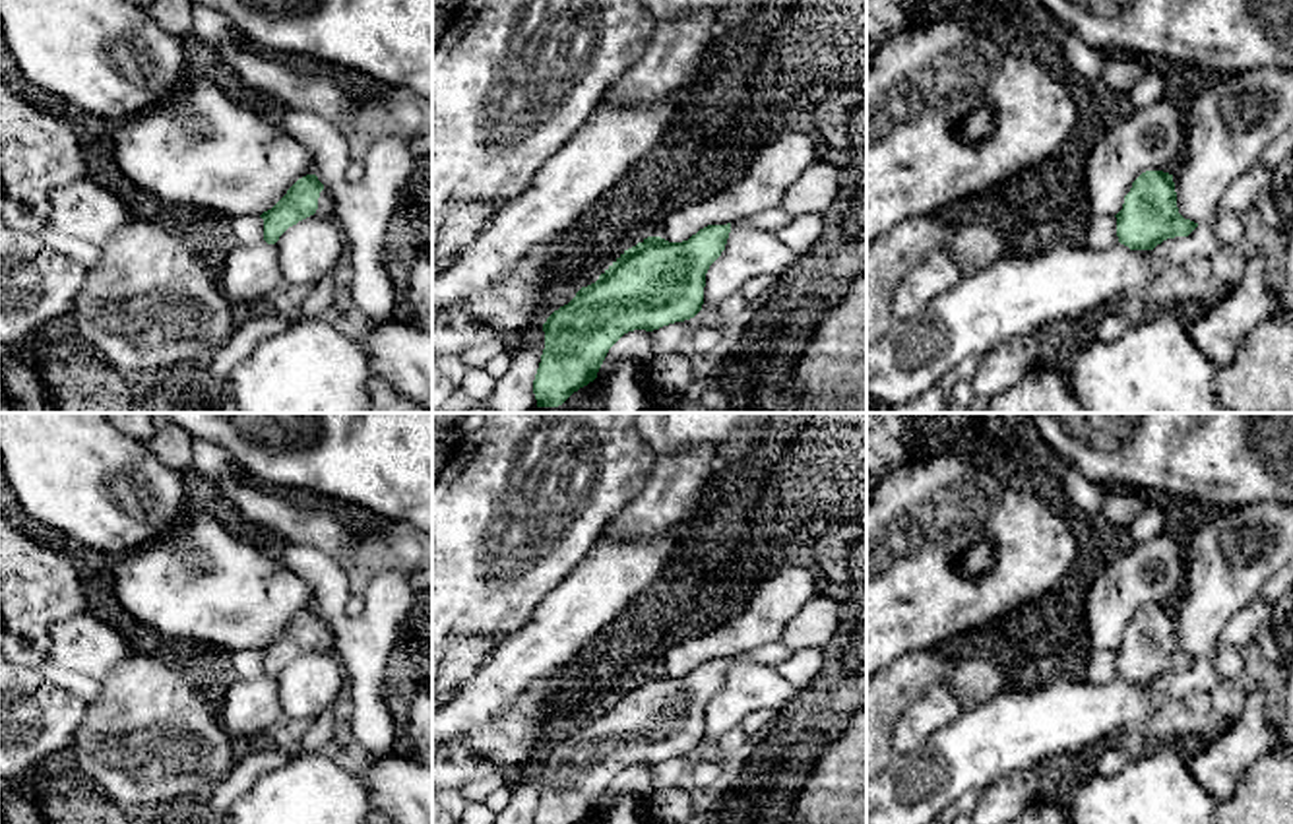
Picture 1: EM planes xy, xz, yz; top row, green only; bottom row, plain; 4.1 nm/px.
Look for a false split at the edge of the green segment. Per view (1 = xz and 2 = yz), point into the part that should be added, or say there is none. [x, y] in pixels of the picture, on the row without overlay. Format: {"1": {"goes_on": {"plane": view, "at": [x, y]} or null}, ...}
{"1": {"goes_on": null}, "2": {"goes_on": null}}

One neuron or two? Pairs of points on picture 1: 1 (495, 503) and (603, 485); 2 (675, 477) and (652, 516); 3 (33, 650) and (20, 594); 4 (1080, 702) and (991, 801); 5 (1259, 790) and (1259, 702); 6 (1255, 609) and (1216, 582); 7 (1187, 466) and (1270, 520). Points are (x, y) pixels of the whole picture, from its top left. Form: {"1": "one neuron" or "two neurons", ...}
{"1": "one neuron", "2": "one neuron", "3": "one neuron", "4": "two neurons", "5": "two neurons", "6": "two neurons", "7": "two neurons"}

